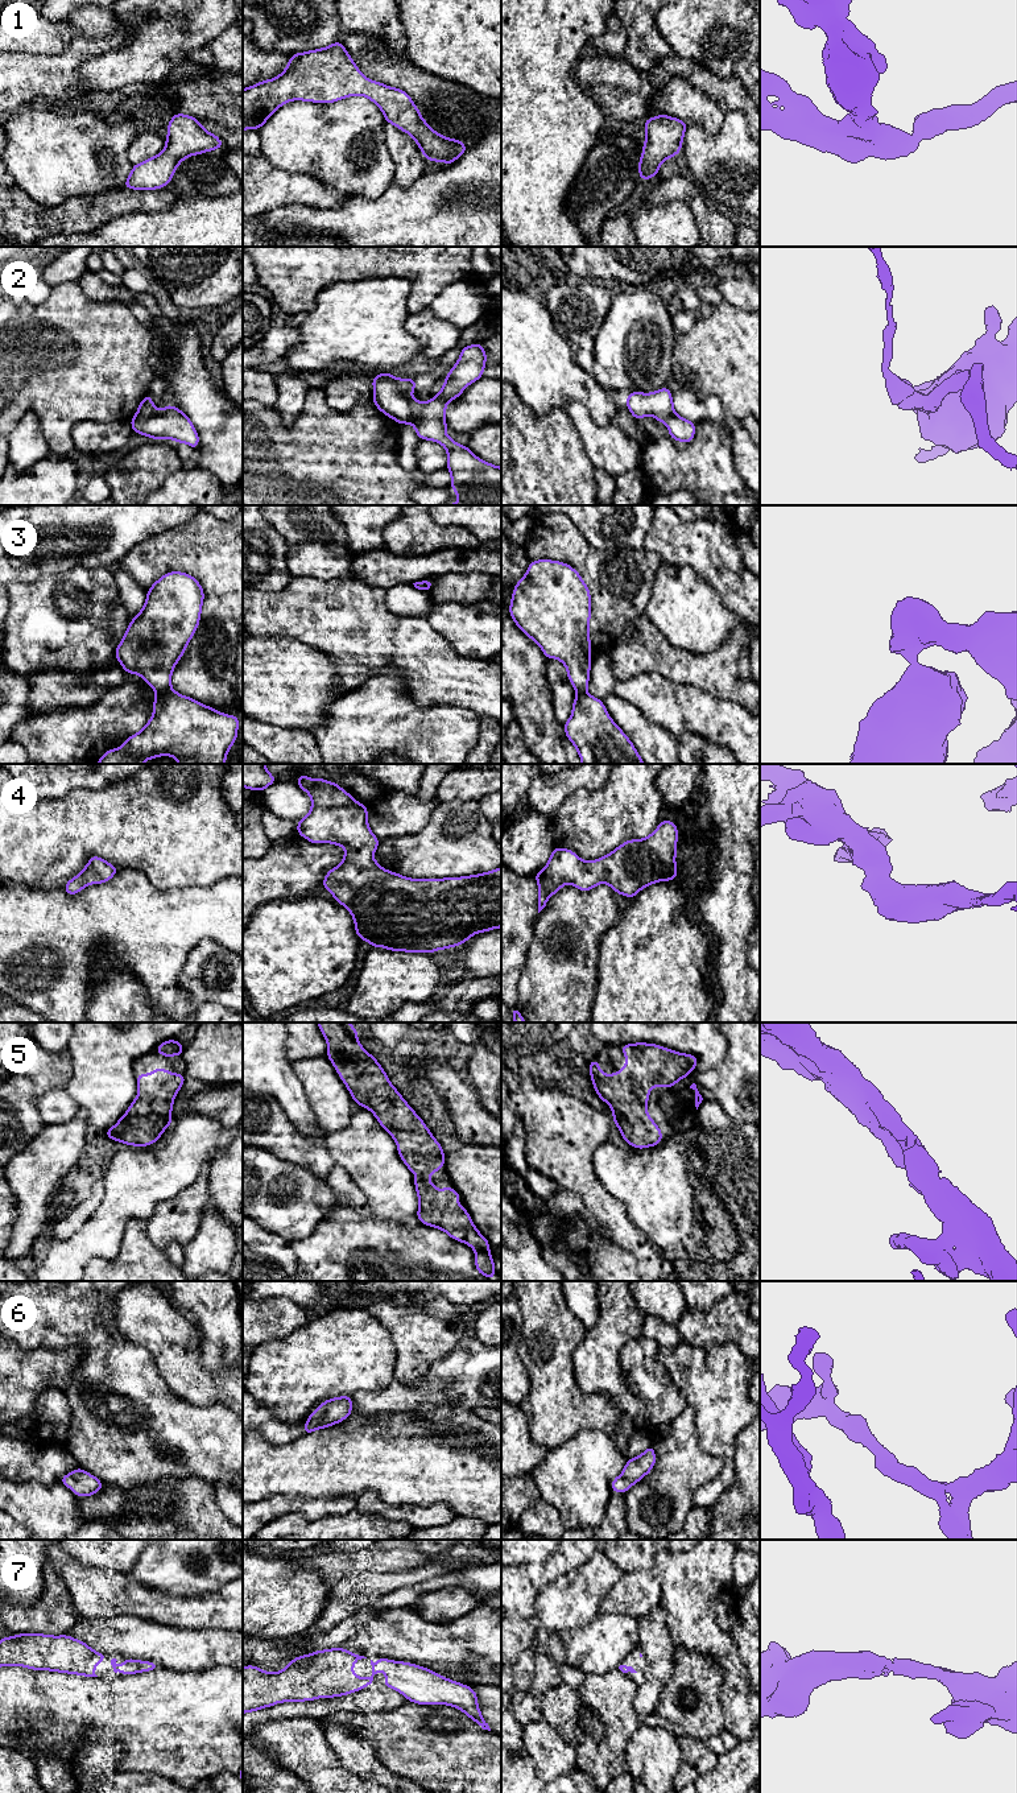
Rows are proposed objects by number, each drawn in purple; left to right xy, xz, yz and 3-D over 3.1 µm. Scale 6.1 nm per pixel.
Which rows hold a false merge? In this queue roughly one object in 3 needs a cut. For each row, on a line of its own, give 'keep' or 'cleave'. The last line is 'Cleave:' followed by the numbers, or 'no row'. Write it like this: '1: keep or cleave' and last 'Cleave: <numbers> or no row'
1: keep
2: cleave
3: cleave
4: keep
5: keep
6: keep
7: keep
Cleave: 2, 3

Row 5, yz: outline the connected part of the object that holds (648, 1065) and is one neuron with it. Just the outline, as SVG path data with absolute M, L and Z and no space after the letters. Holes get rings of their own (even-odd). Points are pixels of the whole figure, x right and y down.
M637 1042L620 1048L627 1063L616 1074L603 1074L600 1063L590 1059L594 1088L611 1107L613 1123L627 1144L637 1149L656 1147L663 1137L648 1115L650 1087L674 1087L694 1071L698 1058L657 1044Z

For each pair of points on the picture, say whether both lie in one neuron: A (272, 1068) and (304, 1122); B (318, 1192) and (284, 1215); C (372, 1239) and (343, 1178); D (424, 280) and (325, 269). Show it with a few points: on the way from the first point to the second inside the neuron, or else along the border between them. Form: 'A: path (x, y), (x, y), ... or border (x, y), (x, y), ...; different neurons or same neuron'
A: path (280, 1081), (290, 1094), (297, 1108); same neuron
B: path (310, 1198), (301, 1198), (292, 1207); same neuron
C: border (337, 1203), (351, 1206), (358, 1213), (371, 1217); different neurons
D: path (402, 263), (350, 263); same neuron

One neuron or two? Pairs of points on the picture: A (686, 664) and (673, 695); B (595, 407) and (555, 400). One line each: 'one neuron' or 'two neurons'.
A: two neurons
B: one neuron

